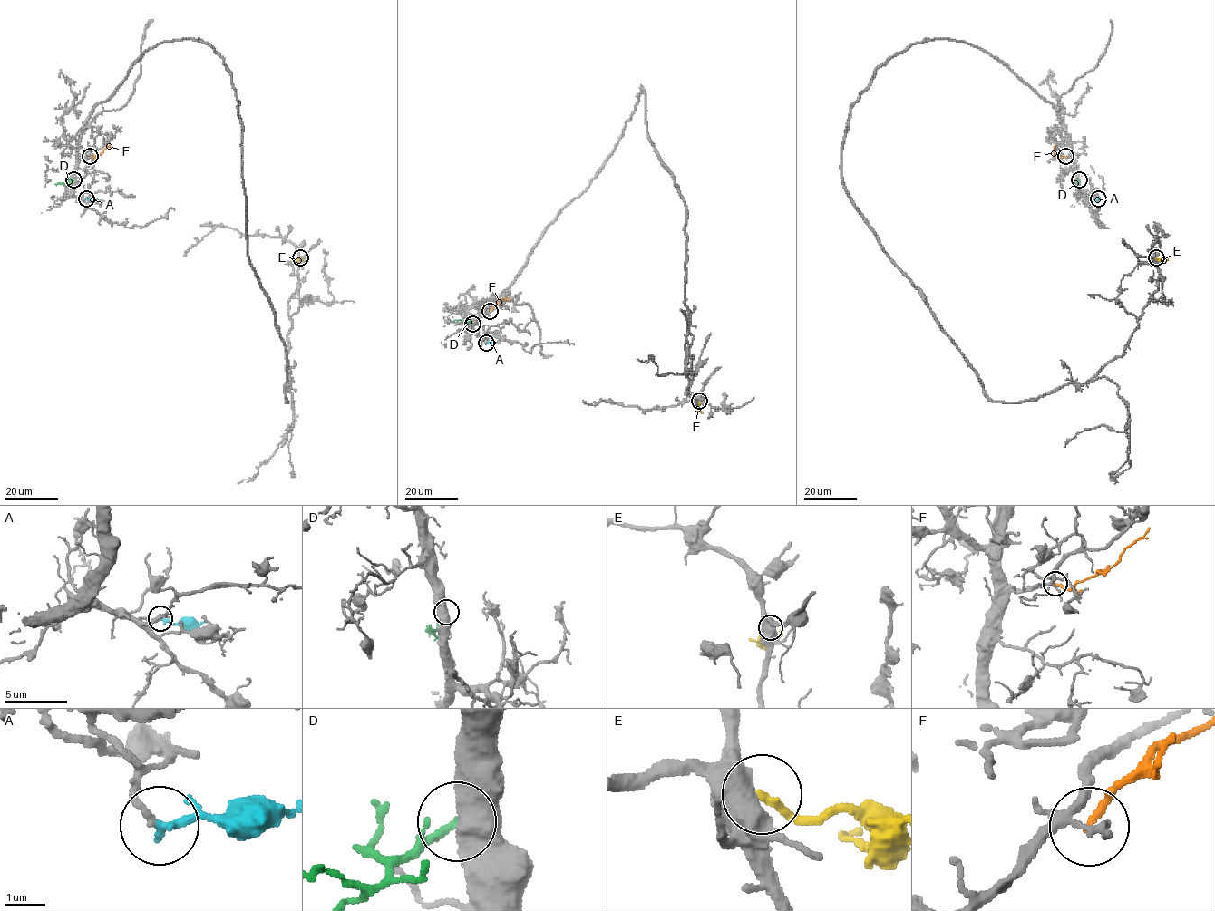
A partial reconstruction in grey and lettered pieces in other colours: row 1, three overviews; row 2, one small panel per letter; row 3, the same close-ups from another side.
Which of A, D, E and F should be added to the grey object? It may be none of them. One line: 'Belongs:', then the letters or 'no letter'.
Belongs: A

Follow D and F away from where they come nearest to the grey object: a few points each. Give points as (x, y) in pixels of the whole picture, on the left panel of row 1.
D: (73, 179), (68, 183), (54, 184)
F: (90, 156), (101, 153), (110, 144)

